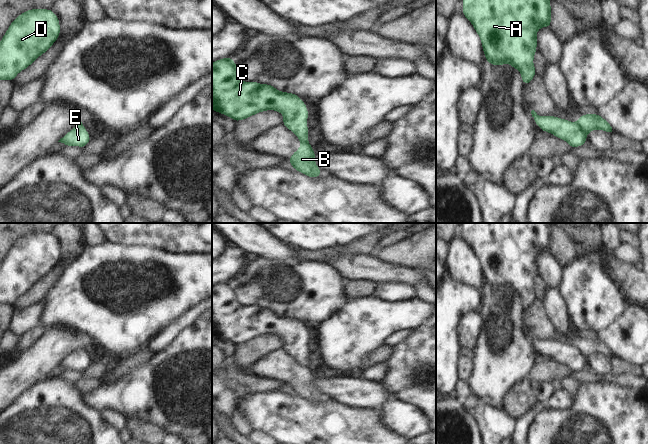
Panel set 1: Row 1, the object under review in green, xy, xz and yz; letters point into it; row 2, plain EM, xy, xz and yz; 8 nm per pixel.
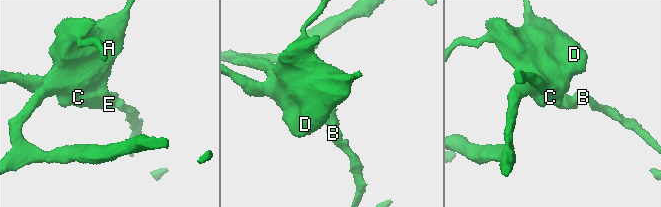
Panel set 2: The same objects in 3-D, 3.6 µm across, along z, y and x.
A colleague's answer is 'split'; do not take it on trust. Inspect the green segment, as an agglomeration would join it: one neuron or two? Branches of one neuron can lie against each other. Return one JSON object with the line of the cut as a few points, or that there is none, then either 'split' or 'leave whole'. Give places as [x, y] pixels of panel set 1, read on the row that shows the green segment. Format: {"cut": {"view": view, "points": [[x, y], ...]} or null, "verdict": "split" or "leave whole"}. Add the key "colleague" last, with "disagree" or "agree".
{"cut": {"view": "yz", "points": [[576, 123], [586, 134]]}, "verdict": "split", "colleague": "agree"}

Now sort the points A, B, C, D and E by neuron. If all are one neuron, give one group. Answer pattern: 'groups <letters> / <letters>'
groups A C D E / B

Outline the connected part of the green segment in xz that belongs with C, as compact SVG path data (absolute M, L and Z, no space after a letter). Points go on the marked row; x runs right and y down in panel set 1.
M232 57L212 63L212 110L232 118L235 122L259 112L273 110L284 116L282 125L307 142L308 109L299 95L278 91L269 84L245 82L237 76Z

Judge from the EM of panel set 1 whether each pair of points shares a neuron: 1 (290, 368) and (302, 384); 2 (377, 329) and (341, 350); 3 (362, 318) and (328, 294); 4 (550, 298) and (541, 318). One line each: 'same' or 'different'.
1: same
2: same
3: different
4: different

